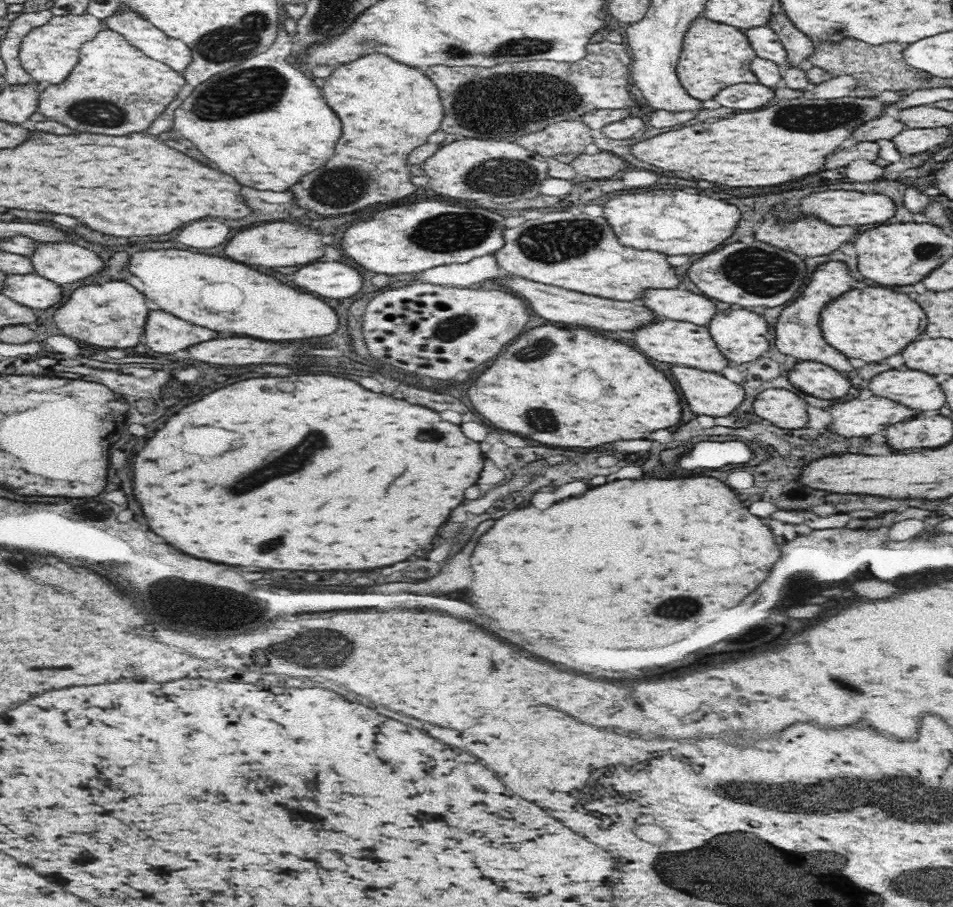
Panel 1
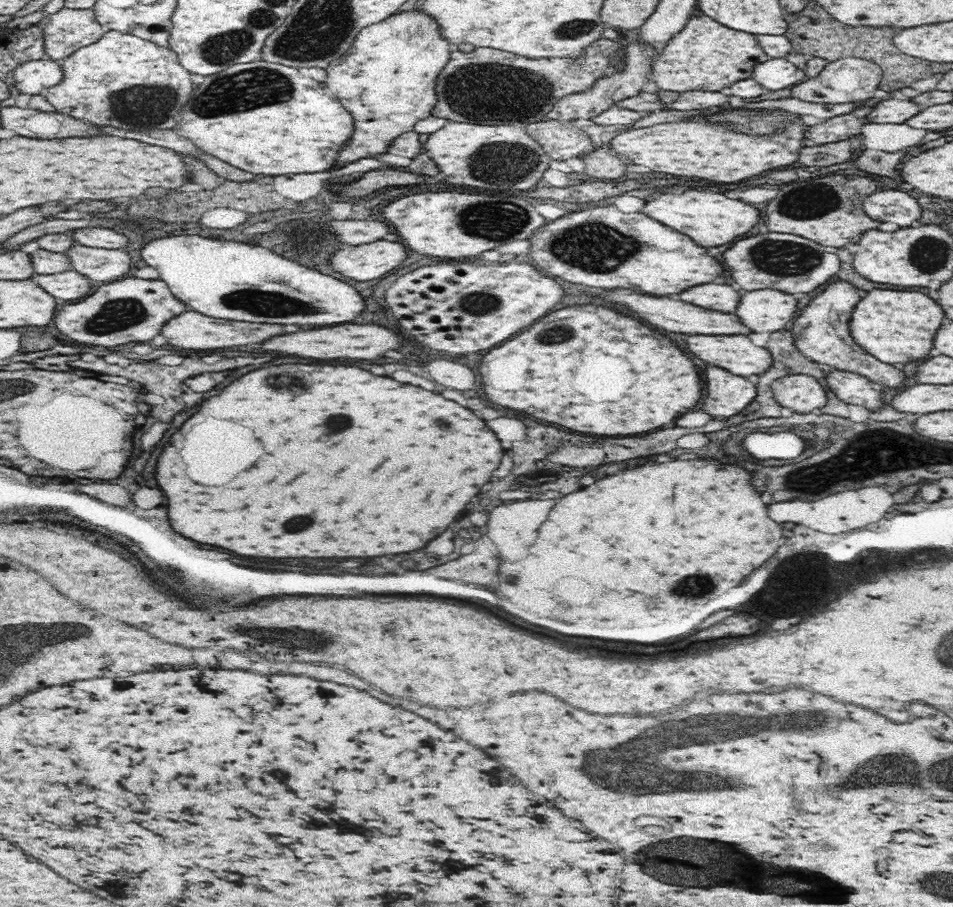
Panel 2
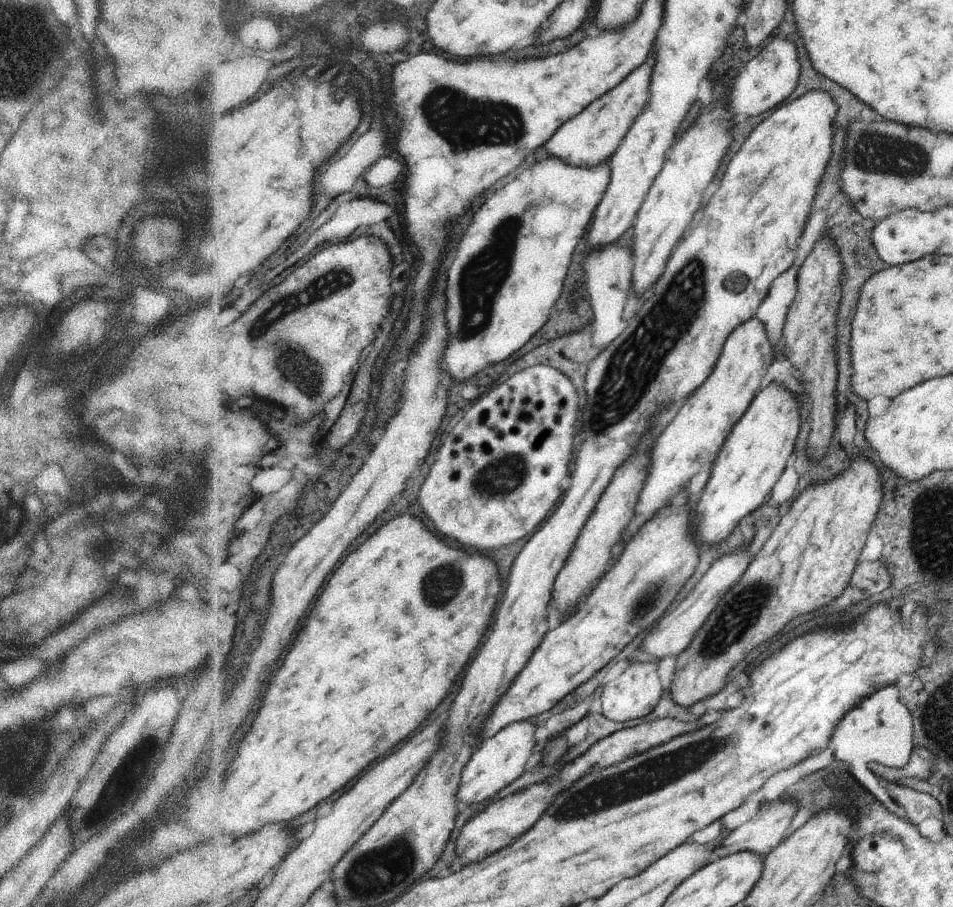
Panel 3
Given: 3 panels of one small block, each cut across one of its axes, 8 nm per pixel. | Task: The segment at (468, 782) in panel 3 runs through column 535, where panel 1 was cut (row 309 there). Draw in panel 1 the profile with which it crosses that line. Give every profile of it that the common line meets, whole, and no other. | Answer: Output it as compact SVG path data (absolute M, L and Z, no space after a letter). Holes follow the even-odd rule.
M740 308L739 310L725 309L717 312L712 318L712 322L708 324L715 344L718 348L728 356L731 364L736 364L741 368L747 366L746 362L755 361L768 352L768 322L766 318L761 315L760 310L751 310L747 308Z

